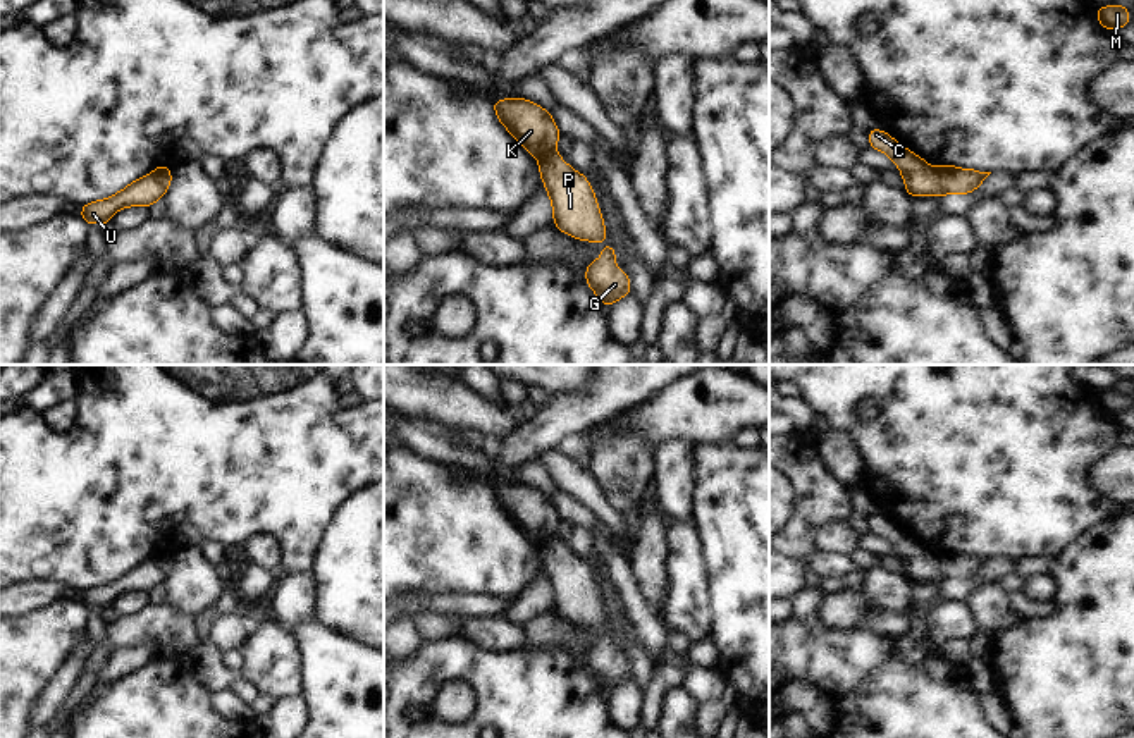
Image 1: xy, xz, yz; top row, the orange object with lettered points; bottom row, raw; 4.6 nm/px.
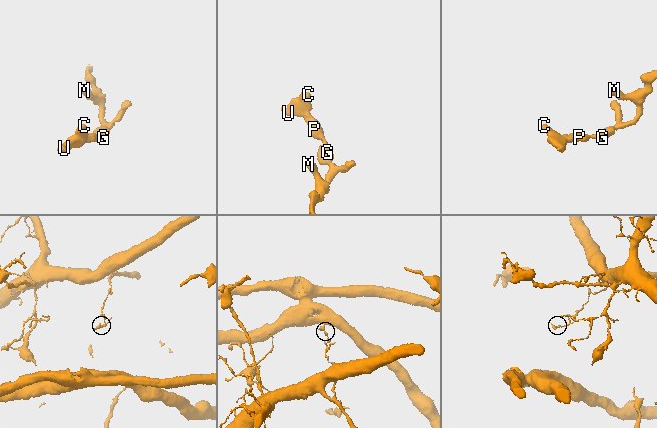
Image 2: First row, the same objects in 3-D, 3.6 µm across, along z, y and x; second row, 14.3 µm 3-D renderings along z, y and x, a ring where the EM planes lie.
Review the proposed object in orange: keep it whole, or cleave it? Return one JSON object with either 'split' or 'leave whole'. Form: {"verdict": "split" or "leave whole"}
{"verdict": "split"}

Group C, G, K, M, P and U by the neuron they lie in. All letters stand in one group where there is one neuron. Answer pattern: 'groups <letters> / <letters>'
groups C K U / G M P

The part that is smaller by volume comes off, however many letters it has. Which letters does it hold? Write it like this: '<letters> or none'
C, K, U

